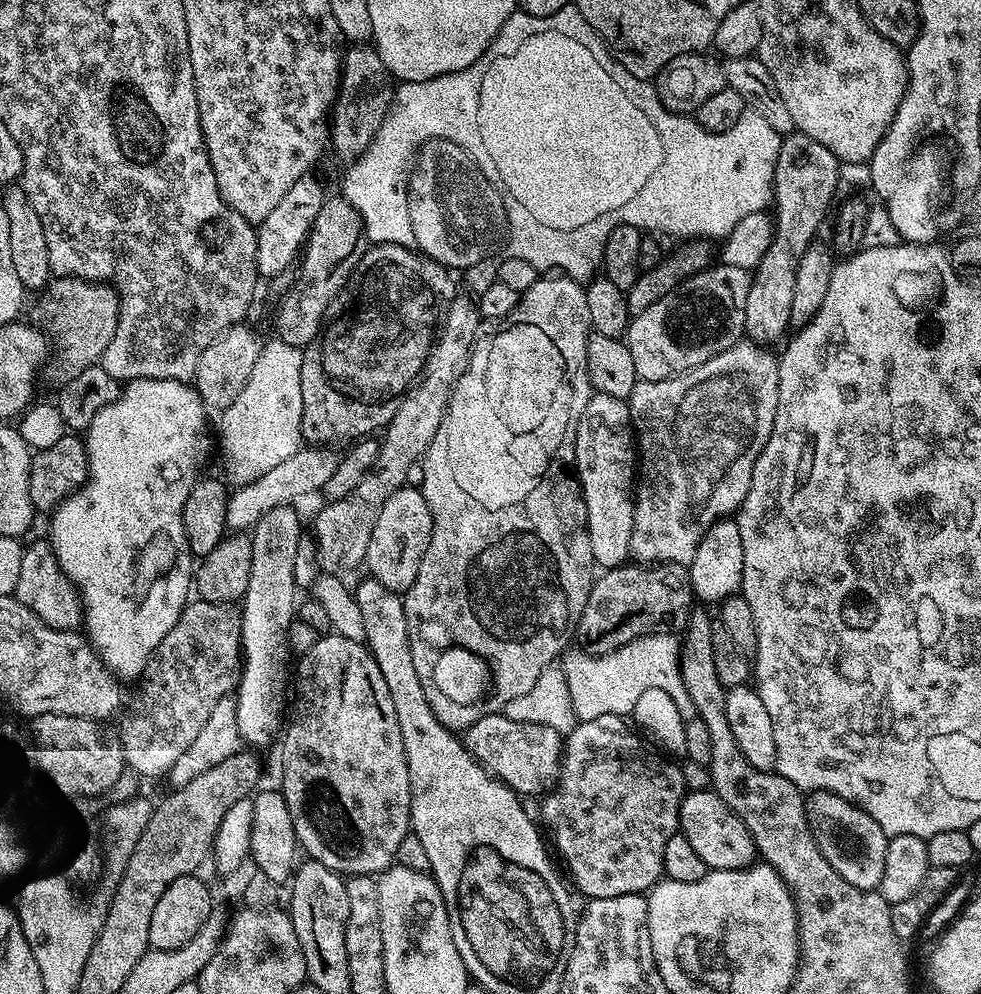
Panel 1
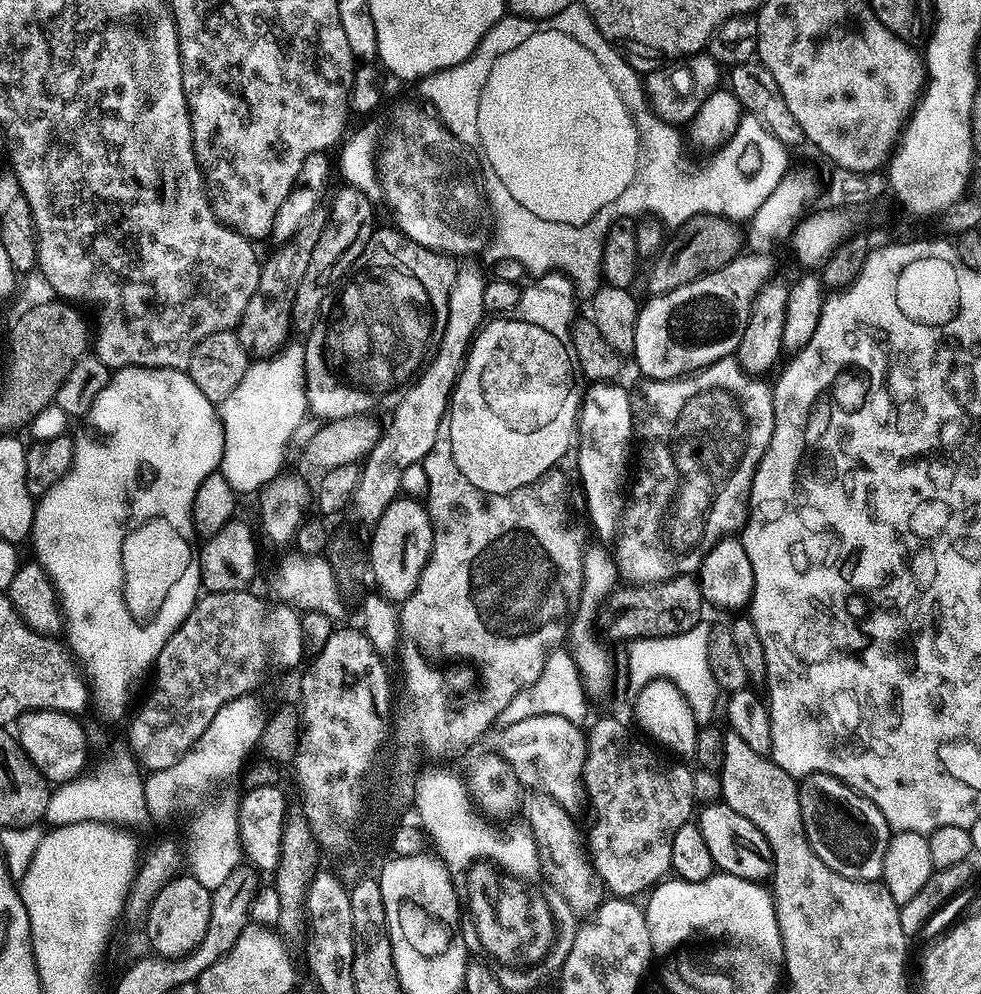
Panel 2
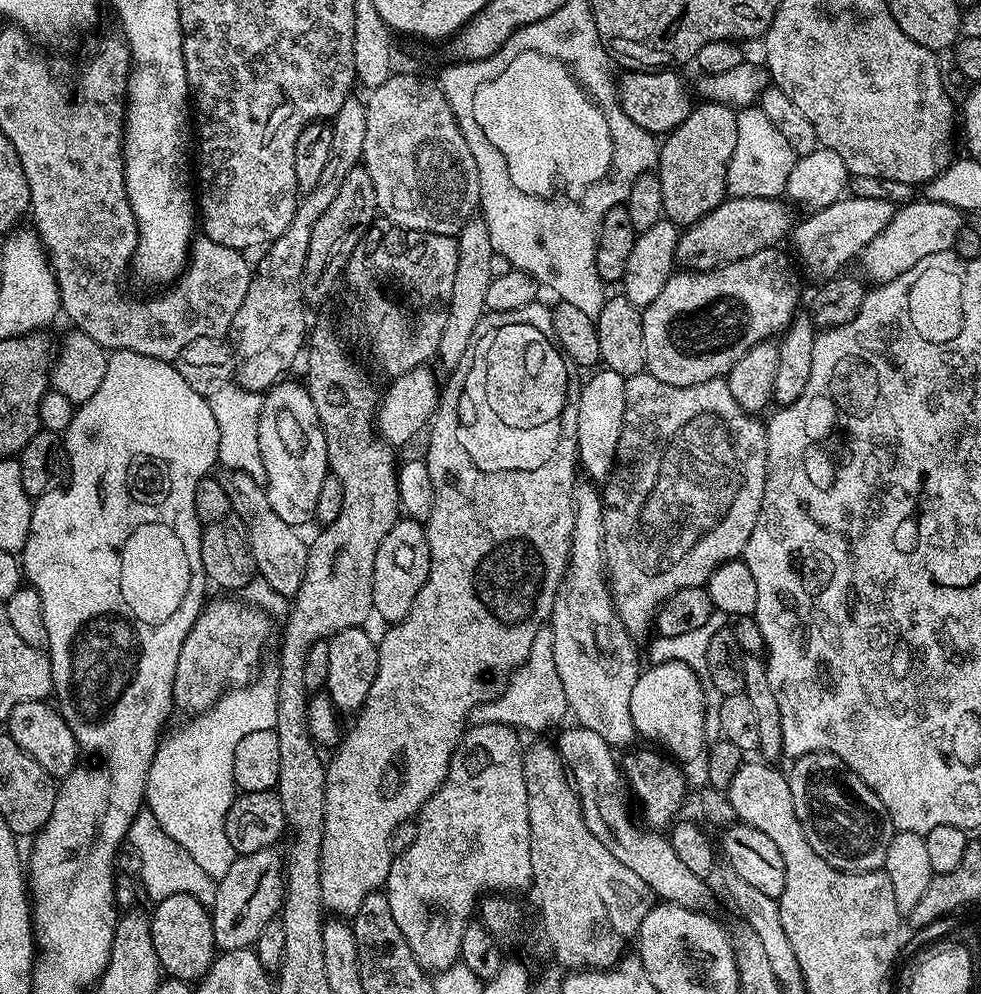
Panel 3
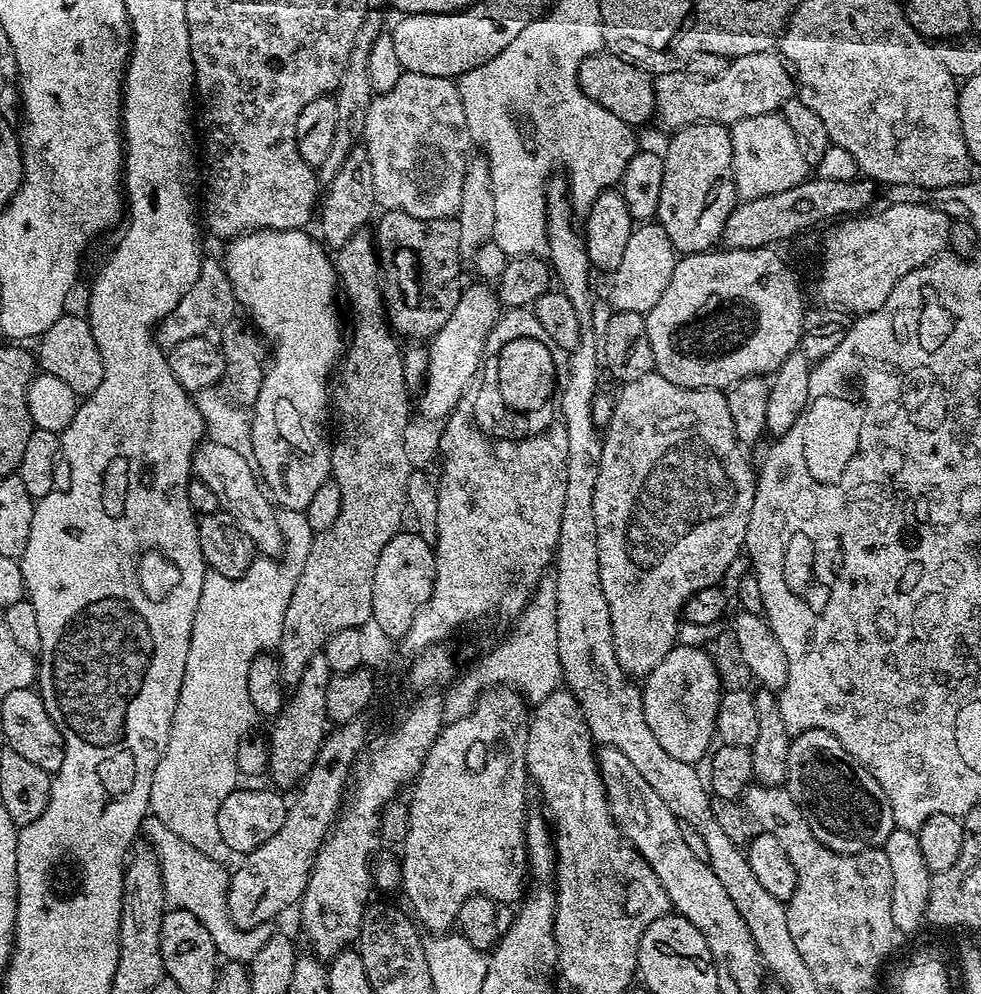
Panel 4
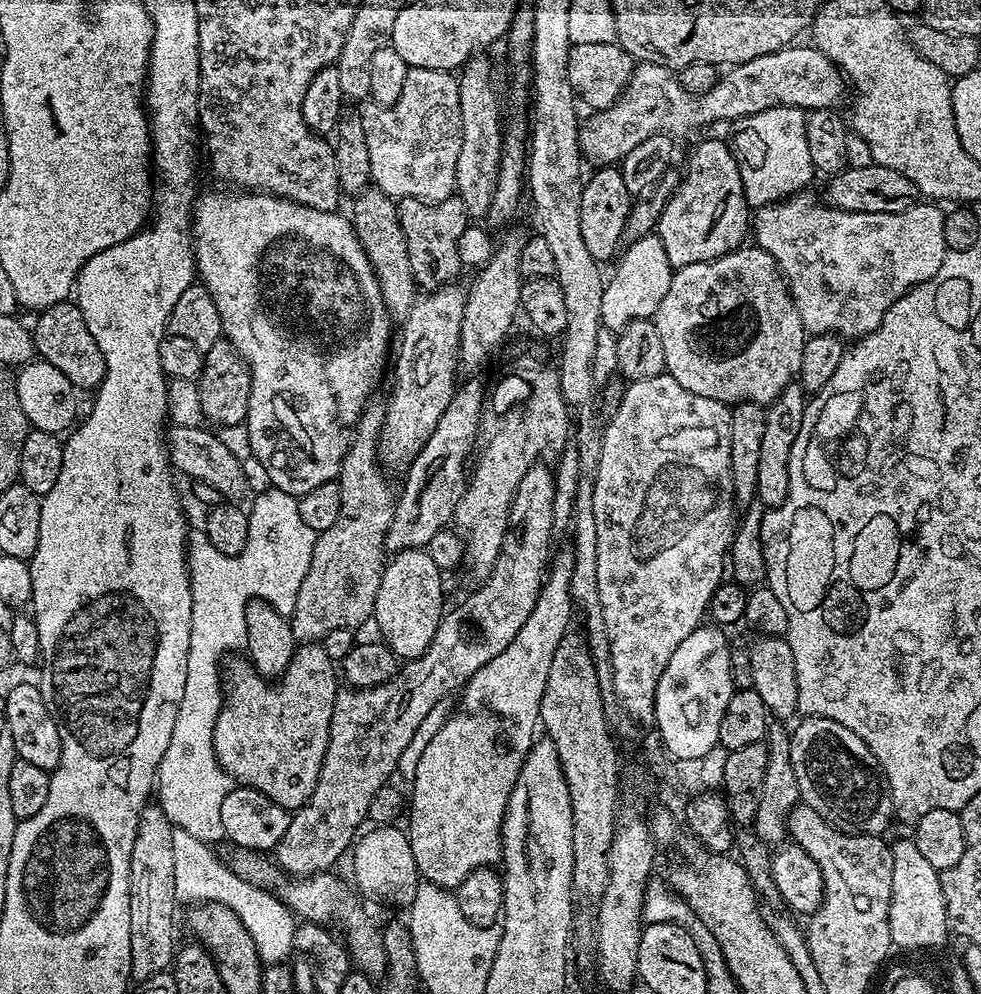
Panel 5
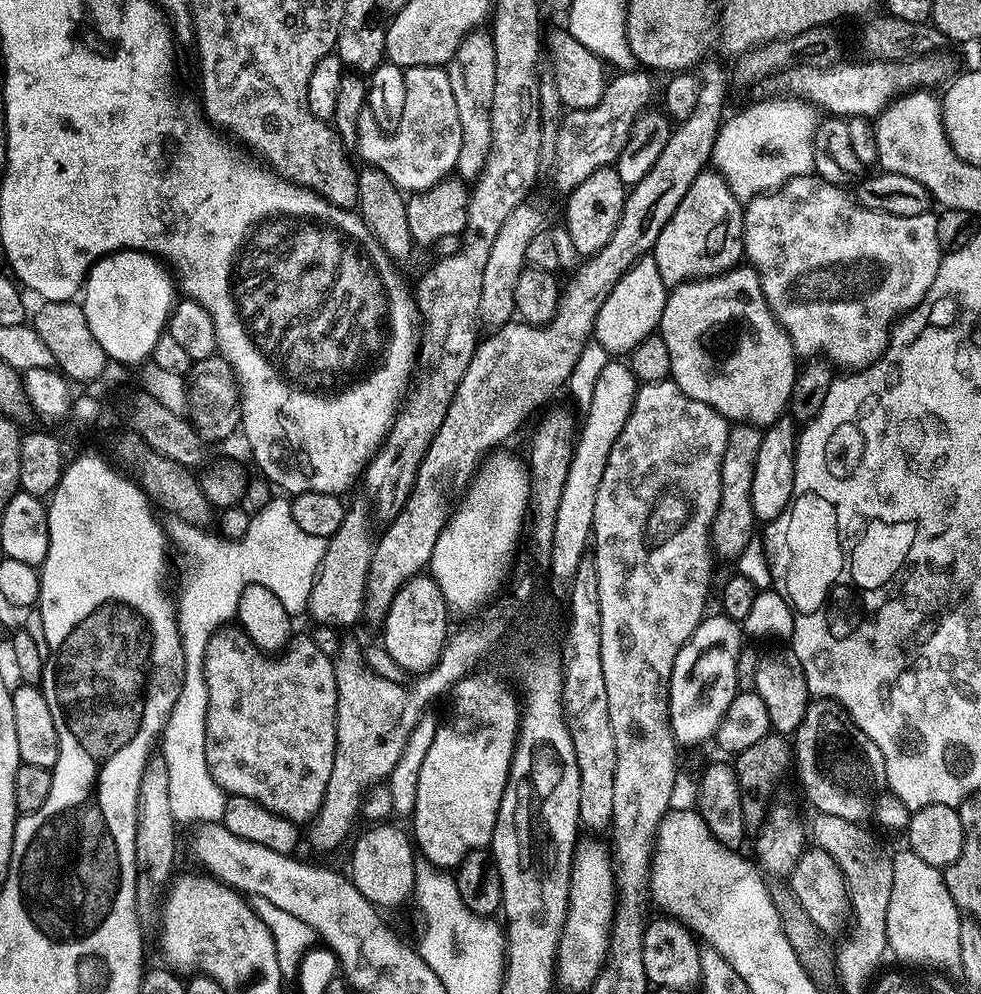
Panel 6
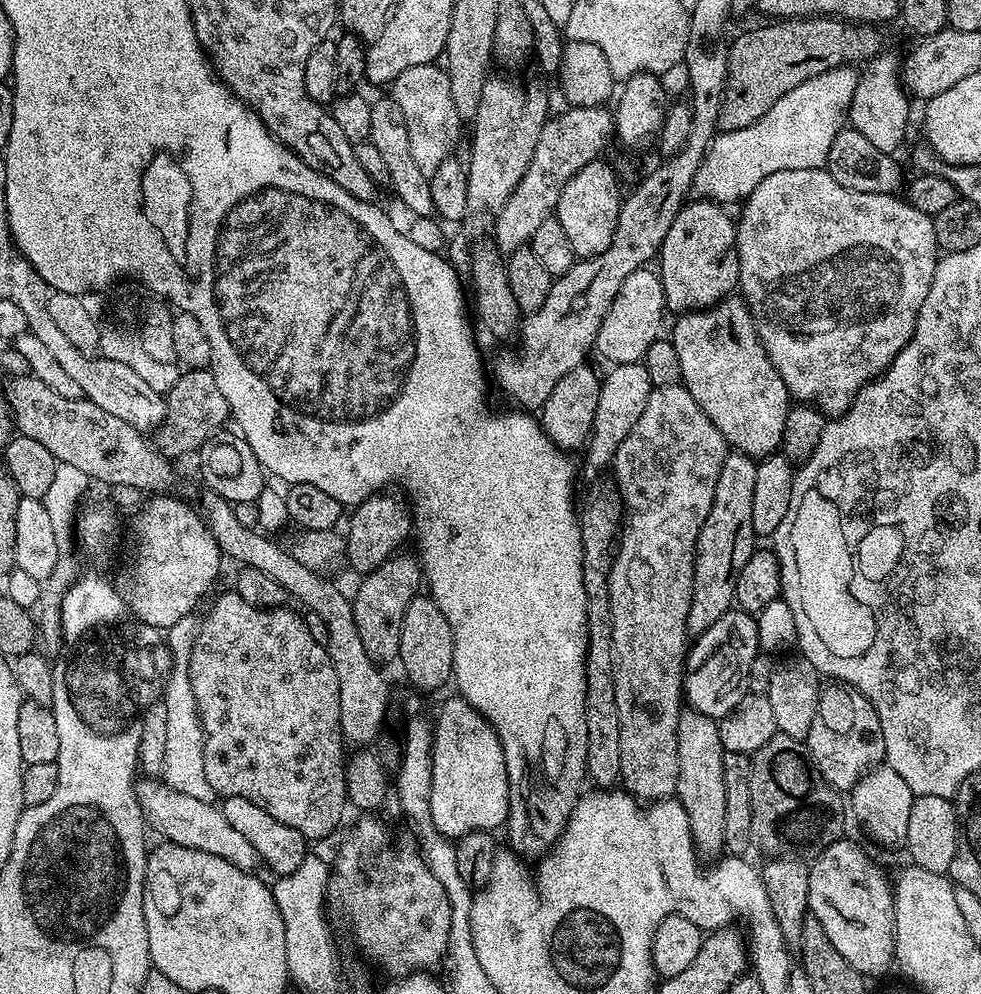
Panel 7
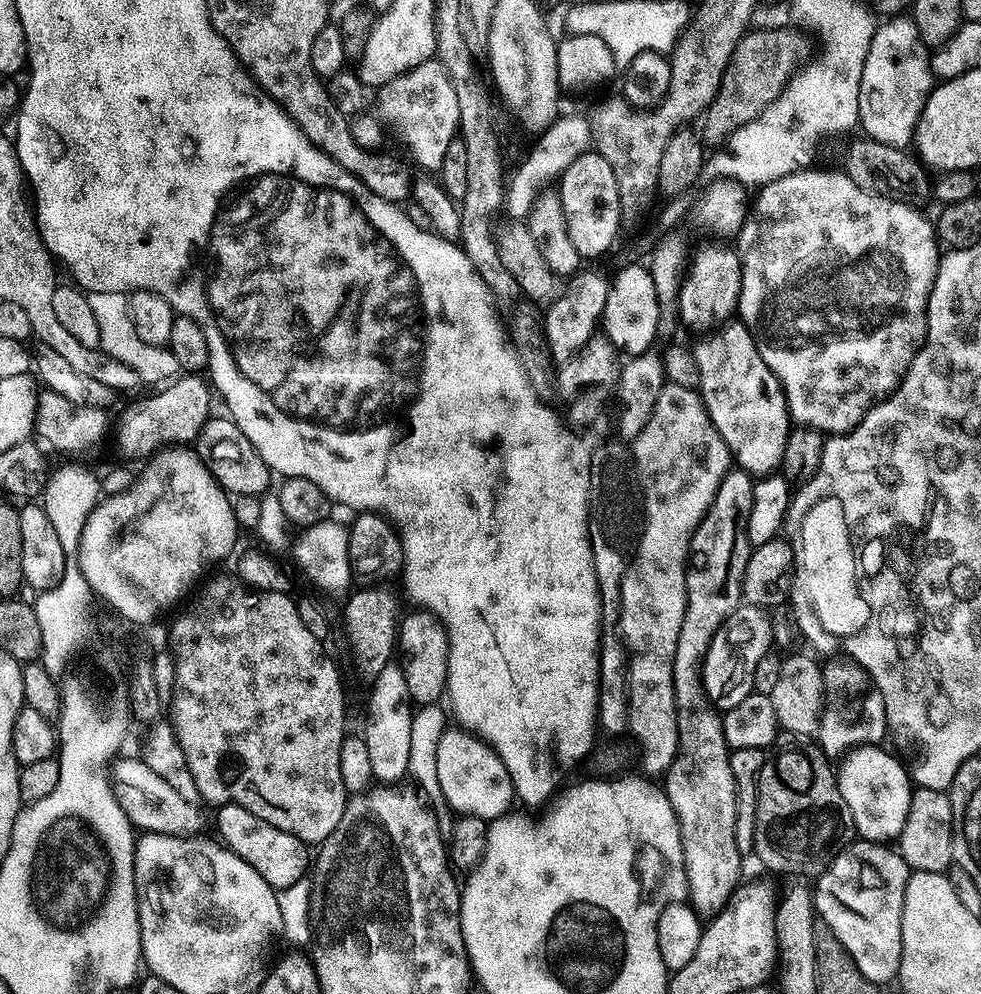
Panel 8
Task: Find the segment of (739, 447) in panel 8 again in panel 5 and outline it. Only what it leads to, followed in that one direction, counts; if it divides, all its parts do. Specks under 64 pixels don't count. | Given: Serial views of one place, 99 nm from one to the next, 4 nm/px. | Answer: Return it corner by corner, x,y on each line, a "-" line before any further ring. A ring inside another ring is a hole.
741,246
736,248
730,254
722,258
714,258
710,262
694,262
690,266
682,266
675,269
672,273
670,288
666,291
666,296
658,306
654,323
658,330
658,338
662,340
662,354
666,356
667,375
673,376
678,383
686,386
694,394
702,398
714,398
718,402
729,406
737,404
759,404
767,406
773,400
778,398
778,394
790,383
793,383
794,377
799,373
800,363
802,362
802,350
806,333
802,326
802,318
798,318
798,310
792,301
792,295
788,292
783,276
780,275
776,260
766,250
758,246

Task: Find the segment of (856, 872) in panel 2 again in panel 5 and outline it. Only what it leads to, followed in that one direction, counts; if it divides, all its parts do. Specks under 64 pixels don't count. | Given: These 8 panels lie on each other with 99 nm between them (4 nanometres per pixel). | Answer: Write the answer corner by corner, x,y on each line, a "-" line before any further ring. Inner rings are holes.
805,716
799,722
801,724
790,732
790,762
798,778
801,801
808,804
810,810
818,810
818,814
822,814
822,818
826,818
826,822
830,822
840,832
851,832
857,836
887,833
888,823
894,820
892,799
880,764
874,754
870,754
870,746
866,746
866,742
862,742
854,730
846,730
842,722
821,716

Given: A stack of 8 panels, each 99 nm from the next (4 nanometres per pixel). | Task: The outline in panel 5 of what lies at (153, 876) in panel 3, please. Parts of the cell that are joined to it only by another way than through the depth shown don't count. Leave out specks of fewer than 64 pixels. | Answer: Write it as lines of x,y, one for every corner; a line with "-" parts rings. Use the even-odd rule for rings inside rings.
173,828
172,834
174,836
174,894
177,901
184,906
227,904
230,910
234,910
234,914
238,914
242,918
246,917
248,929
254,938
261,961
265,965
285,963
289,959
287,956
293,955
294,934
298,927
297,921
289,912
287,906
282,901
277,900
271,891
255,888
253,884
235,879
232,875
232,869
228,867
227,863
223,859
219,860
212,853
213,849
198,838
194,838
194,834
186,834
186,830
181,828

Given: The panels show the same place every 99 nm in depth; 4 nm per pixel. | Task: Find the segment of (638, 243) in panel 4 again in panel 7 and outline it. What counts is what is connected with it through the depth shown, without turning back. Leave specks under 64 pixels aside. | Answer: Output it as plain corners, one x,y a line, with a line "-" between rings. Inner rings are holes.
643,268
627,276
606,318
600,324
599,334
594,341
595,351
608,360
607,363
635,364
639,363
645,354
645,350
657,339
658,326
665,309
664,288
661,285
659,275
650,268

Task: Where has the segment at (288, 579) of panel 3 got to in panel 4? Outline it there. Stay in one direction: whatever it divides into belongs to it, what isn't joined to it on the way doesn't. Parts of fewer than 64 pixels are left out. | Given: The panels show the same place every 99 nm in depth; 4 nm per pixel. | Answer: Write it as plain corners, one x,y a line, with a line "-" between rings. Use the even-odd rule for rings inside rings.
205,439
192,455
192,474
195,479
206,482
206,486
210,486
214,494
218,494
222,511
230,514
230,518
234,518
234,522
238,522
238,526
246,530
260,556
276,558
283,553
284,535
278,526
277,509
253,461
242,458
242,454
230,450
227,446
218,446
218,442

